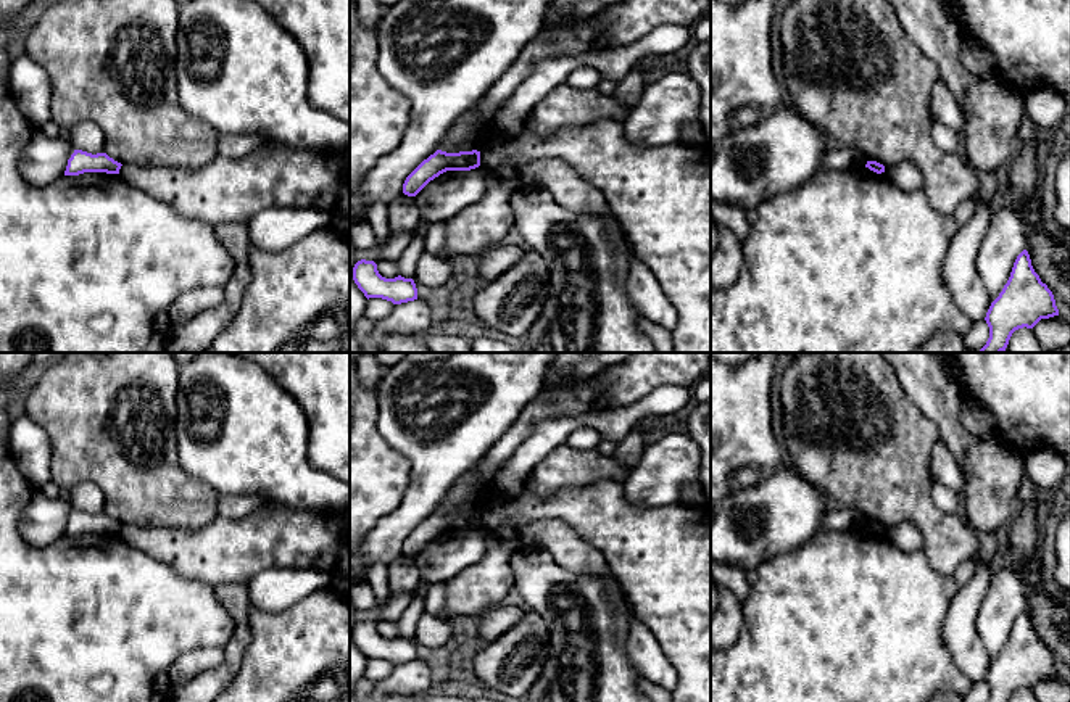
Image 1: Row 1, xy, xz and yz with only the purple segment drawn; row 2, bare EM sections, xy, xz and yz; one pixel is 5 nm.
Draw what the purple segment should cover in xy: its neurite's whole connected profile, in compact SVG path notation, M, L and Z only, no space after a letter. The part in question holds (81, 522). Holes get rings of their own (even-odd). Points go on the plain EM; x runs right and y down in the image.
M74 510L68 520L64 536L79 536L84 533L119 535L121 526L121 523L114 522L106 514L92 515L82 510Z

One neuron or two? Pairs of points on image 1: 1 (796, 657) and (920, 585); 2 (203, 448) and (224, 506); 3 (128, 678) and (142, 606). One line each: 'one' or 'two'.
1: one
2: two
3: one

